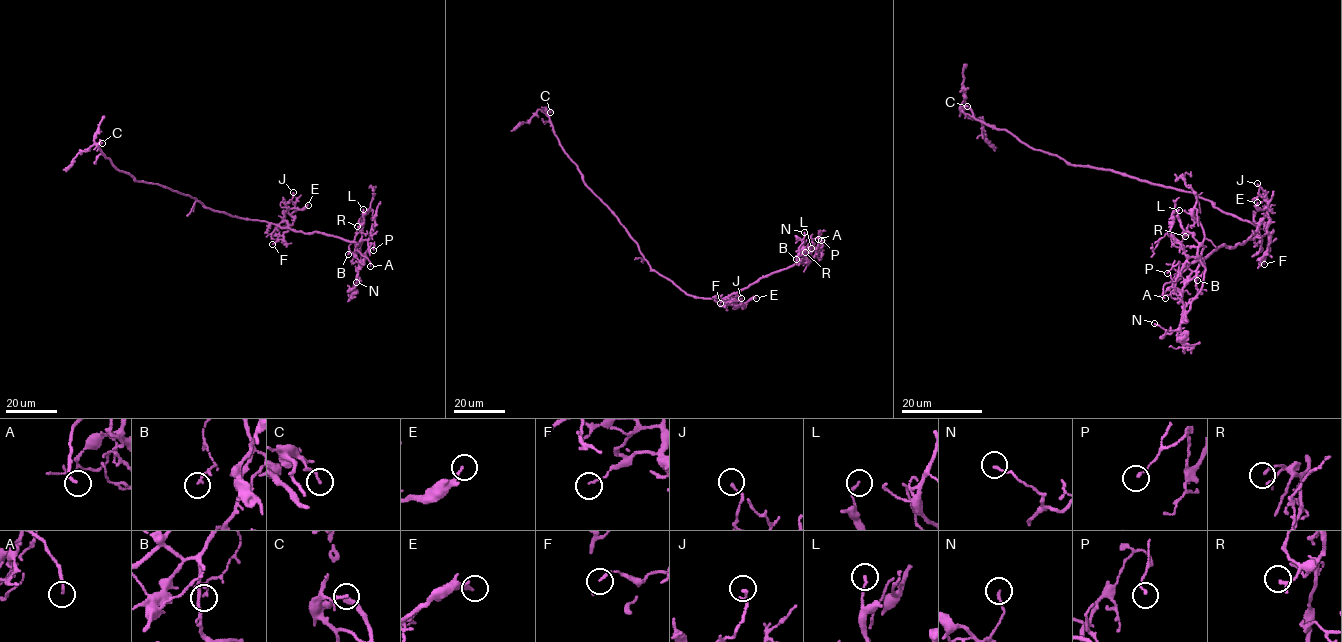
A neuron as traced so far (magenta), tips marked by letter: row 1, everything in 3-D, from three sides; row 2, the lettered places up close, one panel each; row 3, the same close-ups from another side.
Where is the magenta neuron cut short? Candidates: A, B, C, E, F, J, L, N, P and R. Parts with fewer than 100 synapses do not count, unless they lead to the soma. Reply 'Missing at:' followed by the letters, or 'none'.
Missing at: A

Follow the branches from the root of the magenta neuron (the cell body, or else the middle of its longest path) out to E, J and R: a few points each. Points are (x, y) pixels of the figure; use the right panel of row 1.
E: (1213, 204), (1250, 222), (1257, 227), (1258, 234), (1259, 222), (1268, 210), (1261, 210), (1257, 202)
J: (1213, 204), (1250, 222), (1257, 227), (1258, 234), (1259, 222), (1268, 210), (1267, 201), (1258, 193), (1257, 183)
R: (1213, 204), (1256, 226), (1256, 234), (1235, 247), (1223, 245), (1194, 262), (1199, 243), (1189, 232), (1185, 236)

